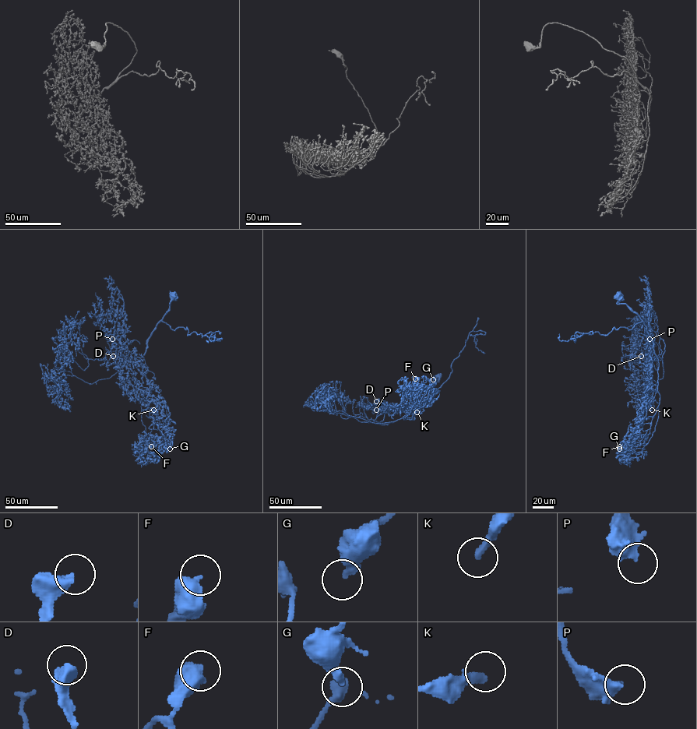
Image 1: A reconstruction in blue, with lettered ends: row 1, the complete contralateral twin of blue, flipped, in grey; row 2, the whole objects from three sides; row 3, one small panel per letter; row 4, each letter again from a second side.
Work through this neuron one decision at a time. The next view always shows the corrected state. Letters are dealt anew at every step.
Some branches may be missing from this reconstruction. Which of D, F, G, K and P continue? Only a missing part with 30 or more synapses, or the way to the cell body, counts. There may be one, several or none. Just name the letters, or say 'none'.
none

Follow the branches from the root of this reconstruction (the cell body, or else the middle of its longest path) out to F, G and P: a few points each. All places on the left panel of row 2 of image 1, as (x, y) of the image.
F: (173, 295), (141, 358), (151, 390), (148, 411), (153, 420), (153, 428), (142, 437), (151, 446)
G: (173, 295), (141, 358), (151, 390), (149, 414), (170, 434), (170, 449)
P: (173, 295), (141, 357), (129, 357), (110, 339), (114, 336), (118, 343), (112, 345), (112, 339)

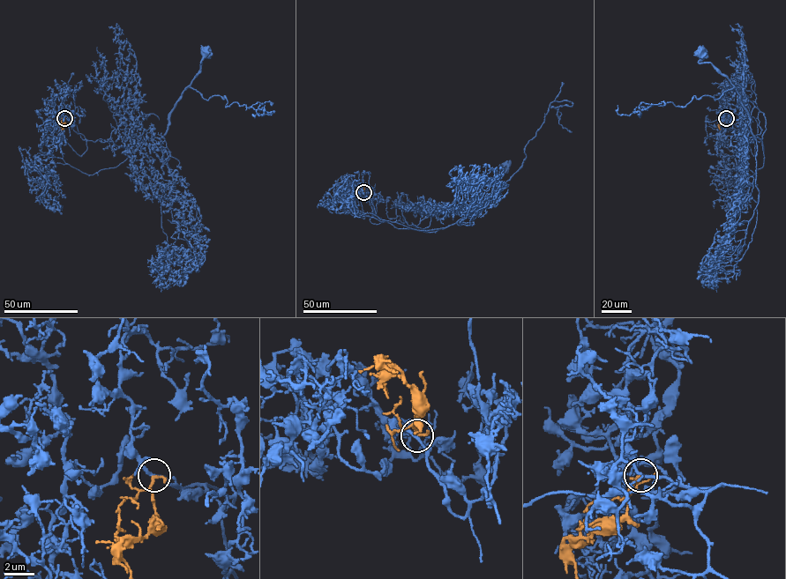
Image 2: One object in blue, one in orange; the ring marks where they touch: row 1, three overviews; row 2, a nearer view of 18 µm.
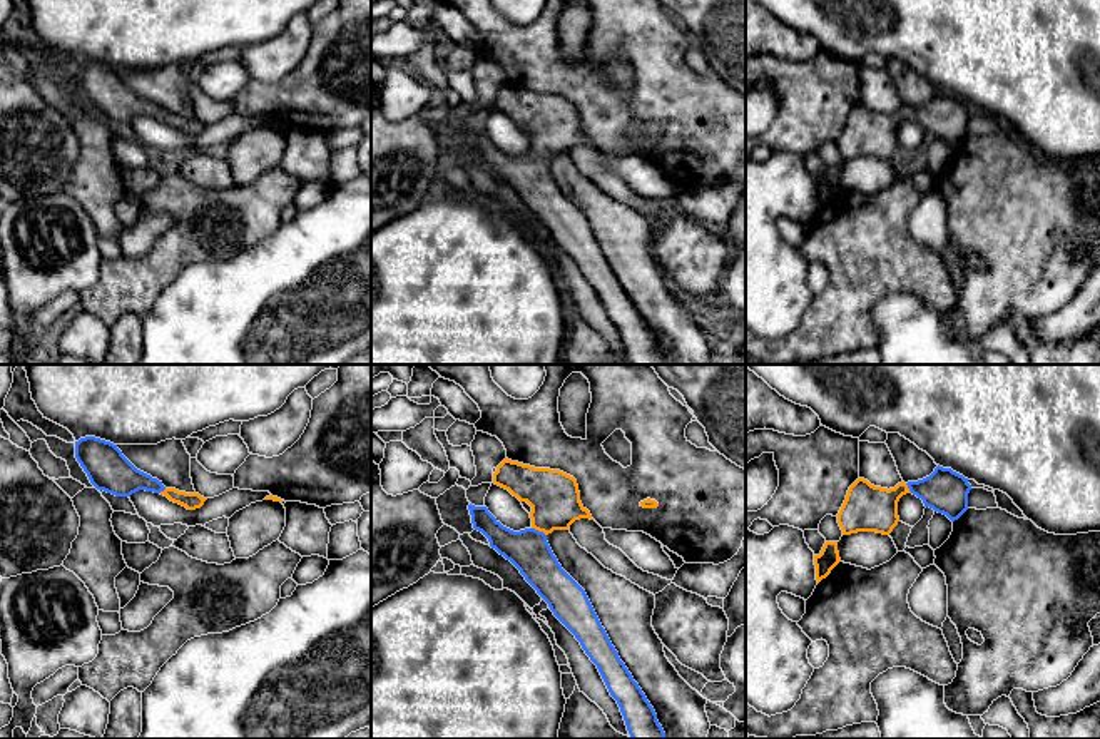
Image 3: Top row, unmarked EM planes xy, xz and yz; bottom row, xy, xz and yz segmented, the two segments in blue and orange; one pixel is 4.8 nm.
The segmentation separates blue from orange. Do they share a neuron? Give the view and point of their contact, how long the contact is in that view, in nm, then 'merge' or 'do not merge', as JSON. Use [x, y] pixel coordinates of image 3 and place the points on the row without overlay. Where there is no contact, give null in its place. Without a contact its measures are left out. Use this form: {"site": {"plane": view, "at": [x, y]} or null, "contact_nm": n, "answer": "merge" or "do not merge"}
{"site": {"plane": "xz", "at": [537, 156]}, "contact_nm": 80, "answer": "merge"}

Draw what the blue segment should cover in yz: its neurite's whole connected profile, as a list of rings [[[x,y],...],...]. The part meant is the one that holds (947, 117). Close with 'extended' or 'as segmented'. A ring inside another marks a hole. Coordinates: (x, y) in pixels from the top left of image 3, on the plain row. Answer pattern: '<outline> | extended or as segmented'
[[[940,90],[929,102],[918,107],[901,107],[889,115],[858,104],[848,115],[838,139],[838,149],[843,161],[858,157],[889,161],[899,147],[898,127],[906,119],[916,120],[924,132],[955,147],[968,135],[970,115],[968,104]]] | extended

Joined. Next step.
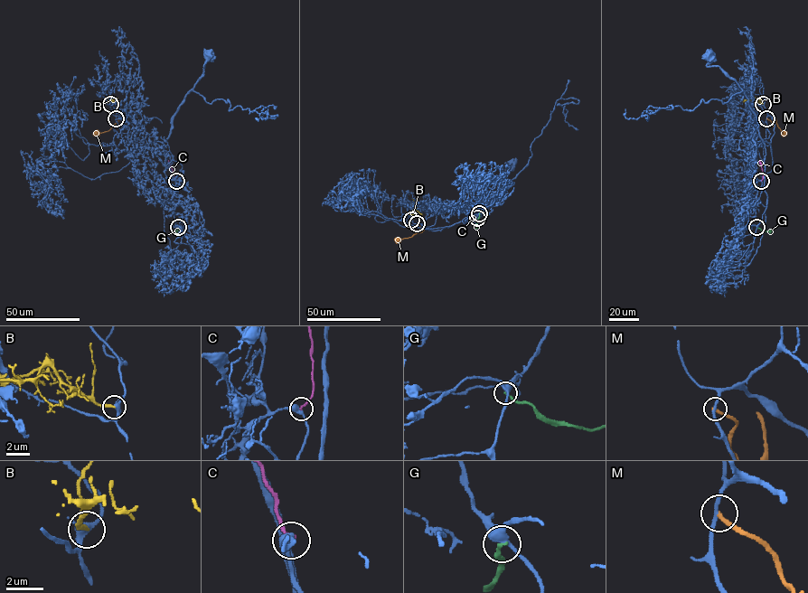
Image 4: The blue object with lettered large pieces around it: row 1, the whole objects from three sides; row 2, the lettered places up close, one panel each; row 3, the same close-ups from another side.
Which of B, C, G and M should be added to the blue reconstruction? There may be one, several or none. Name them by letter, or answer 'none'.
C

